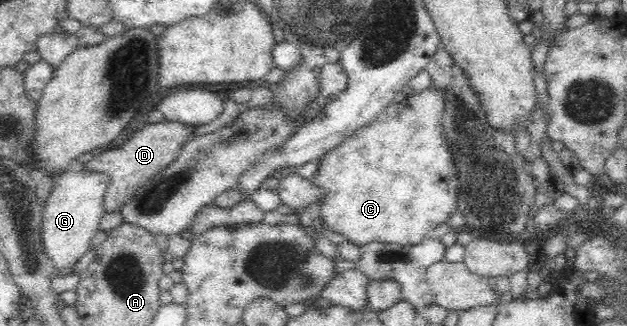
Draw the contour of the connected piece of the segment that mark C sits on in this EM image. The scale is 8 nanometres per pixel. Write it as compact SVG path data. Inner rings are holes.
M434 84L428 85L419 93L414 93L412 96L408 96L408 98L404 98L402 102L392 101L377 118L374 118L372 122L368 123L368 126L364 126L364 128L352 134L336 150L327 152L319 160L318 172L312 180L327 195L326 201L322 202L316 211L316 216L323 220L323 225L328 225L333 232L342 235L346 240L356 246L364 246L368 242L388 242L398 244L399 246L414 246L414 244L424 242L429 235L432 235L433 230L437 226L448 223L450 216L456 212L460 180L455 155L452 154L451 146L448 145L448 139L444 135L443 110L445 104L444 91Z

